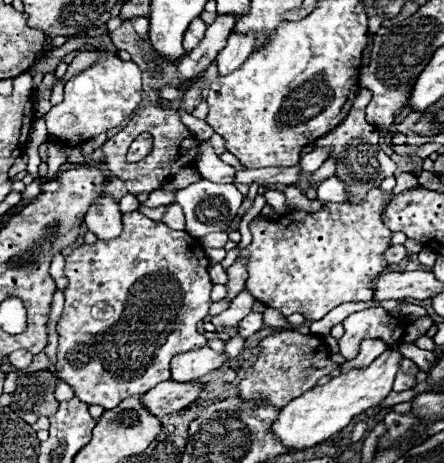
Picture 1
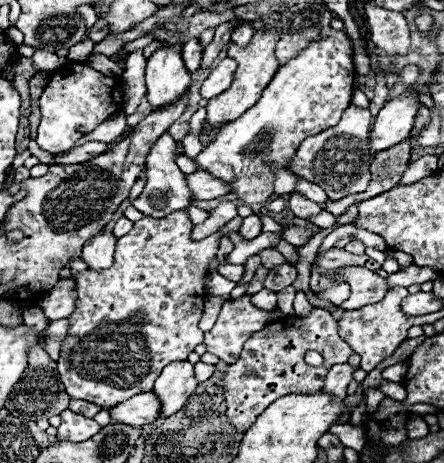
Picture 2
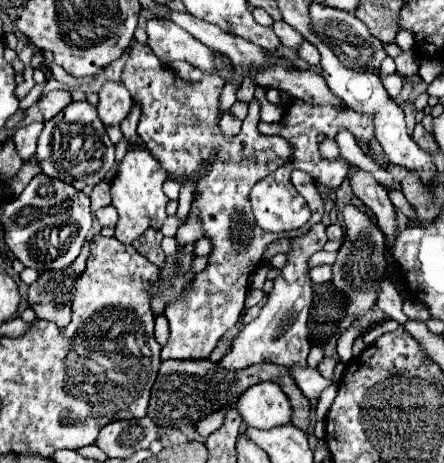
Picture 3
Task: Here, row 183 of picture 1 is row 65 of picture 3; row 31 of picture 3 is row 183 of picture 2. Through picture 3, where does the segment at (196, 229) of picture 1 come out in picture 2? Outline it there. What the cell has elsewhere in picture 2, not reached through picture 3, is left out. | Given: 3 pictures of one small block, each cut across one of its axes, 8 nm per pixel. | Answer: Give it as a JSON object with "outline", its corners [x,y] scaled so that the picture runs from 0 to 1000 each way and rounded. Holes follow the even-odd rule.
{"outline":[[[369,285],[329,333],[329,402],[320,419],[302,432],[302,449],[311,449],[320,462],[338,462],[347,471],[365,471],[365,462],[383,462],[392,454],[410,454],[428,445],[428,410],[419,402],[414,376],[396,359],[396,302]]]}

